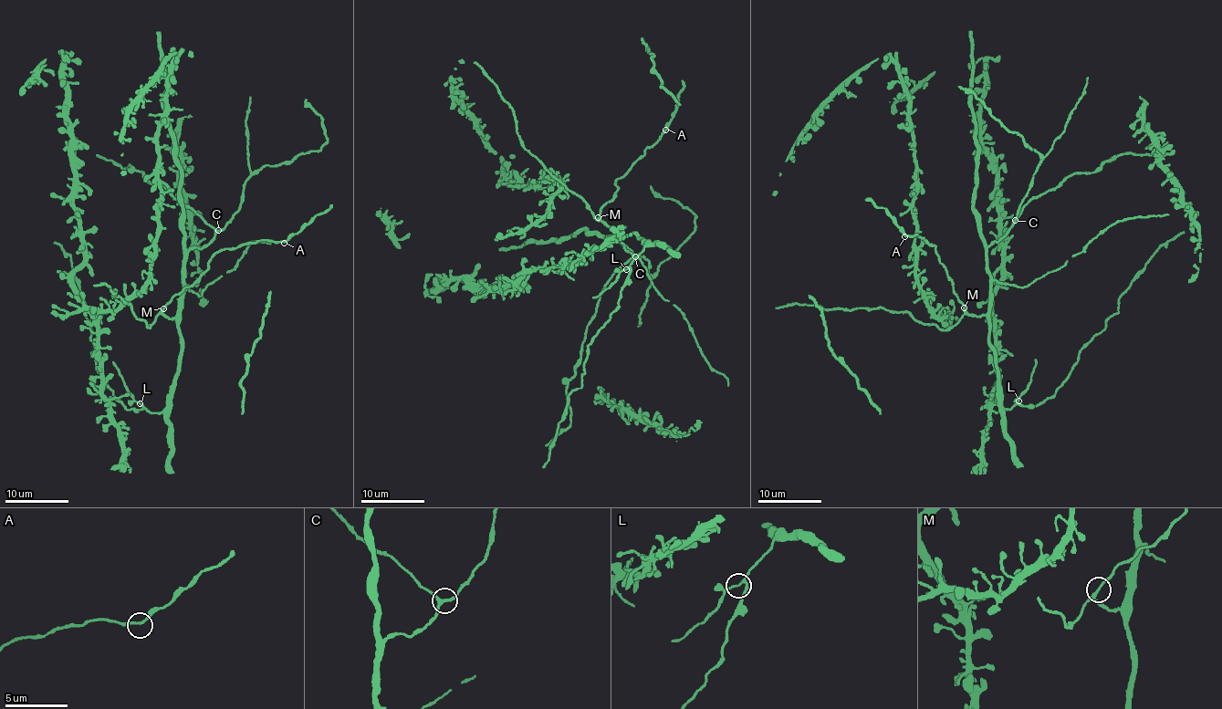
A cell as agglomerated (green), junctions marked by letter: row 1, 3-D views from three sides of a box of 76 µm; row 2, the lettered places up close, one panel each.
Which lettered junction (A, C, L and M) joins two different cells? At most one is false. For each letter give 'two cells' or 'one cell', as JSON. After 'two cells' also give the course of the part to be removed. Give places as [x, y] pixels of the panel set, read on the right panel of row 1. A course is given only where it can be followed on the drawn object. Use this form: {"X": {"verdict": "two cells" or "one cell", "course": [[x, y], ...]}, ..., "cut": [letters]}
{"A": {"verdict": "one cell"}, "C": {"verdict": "one cell"}, "L": {"verdict": "one cell"}, "M": {"verdict": "one cell"}, "cut": []}

